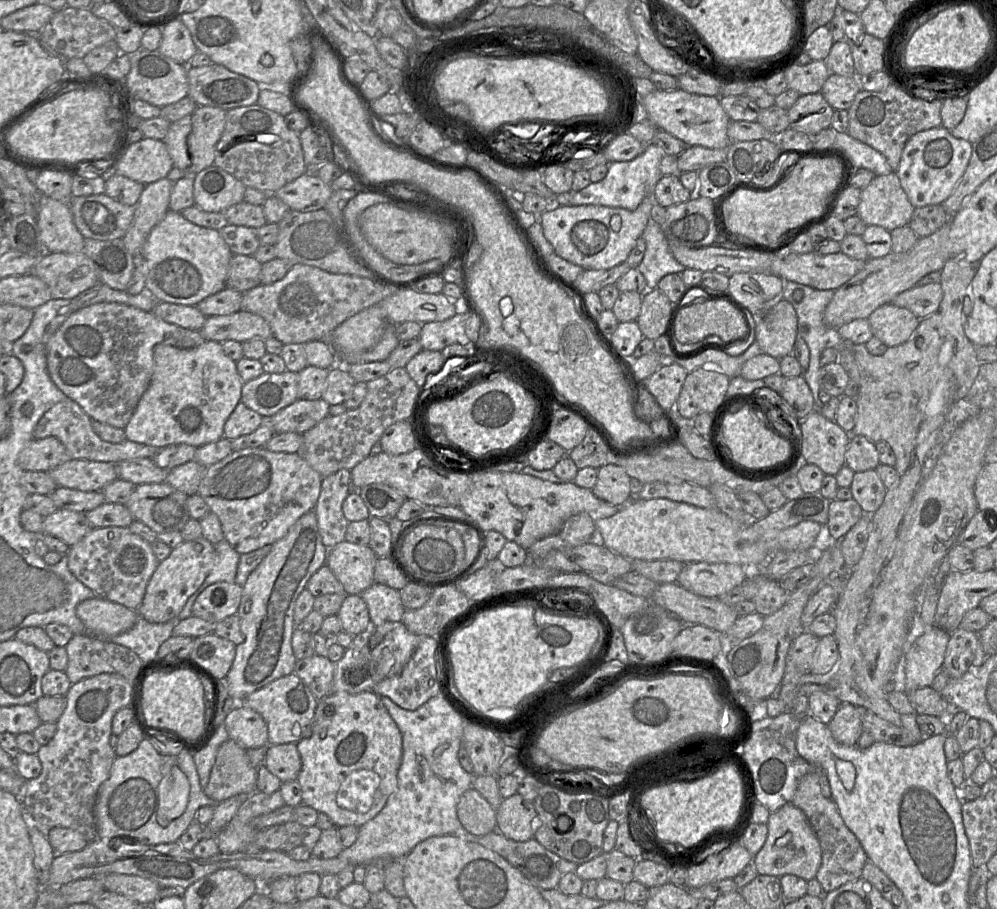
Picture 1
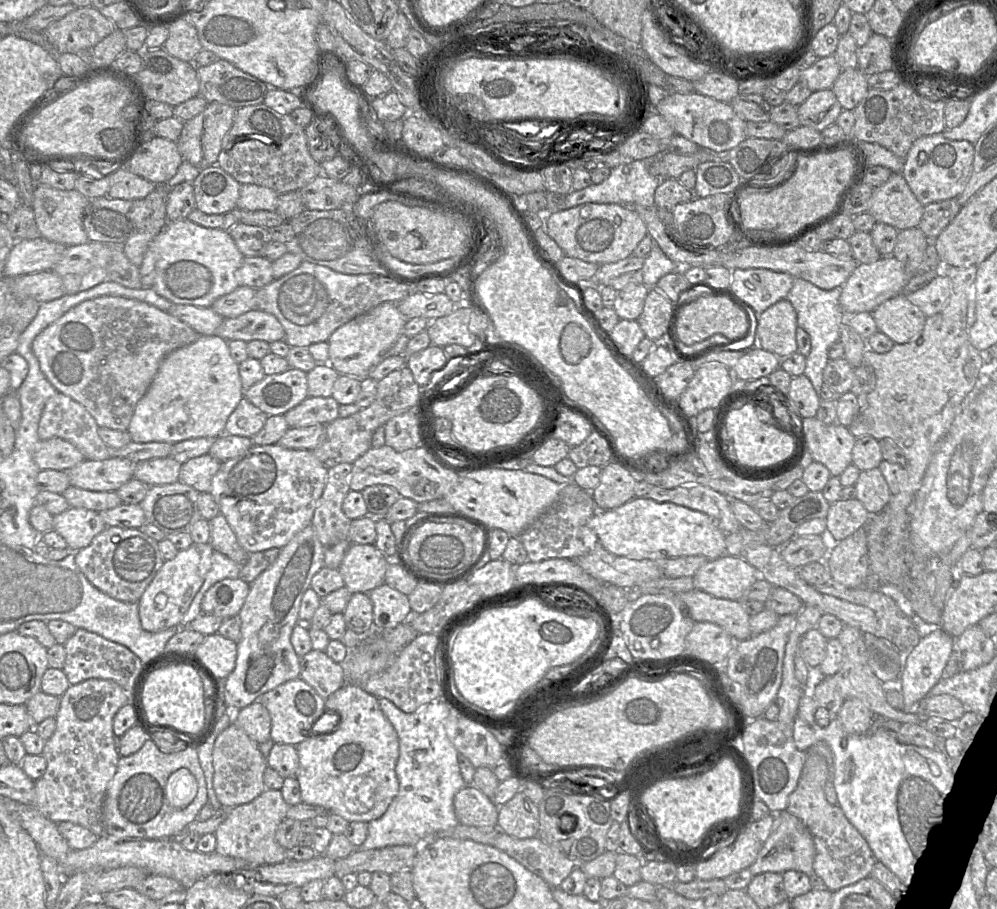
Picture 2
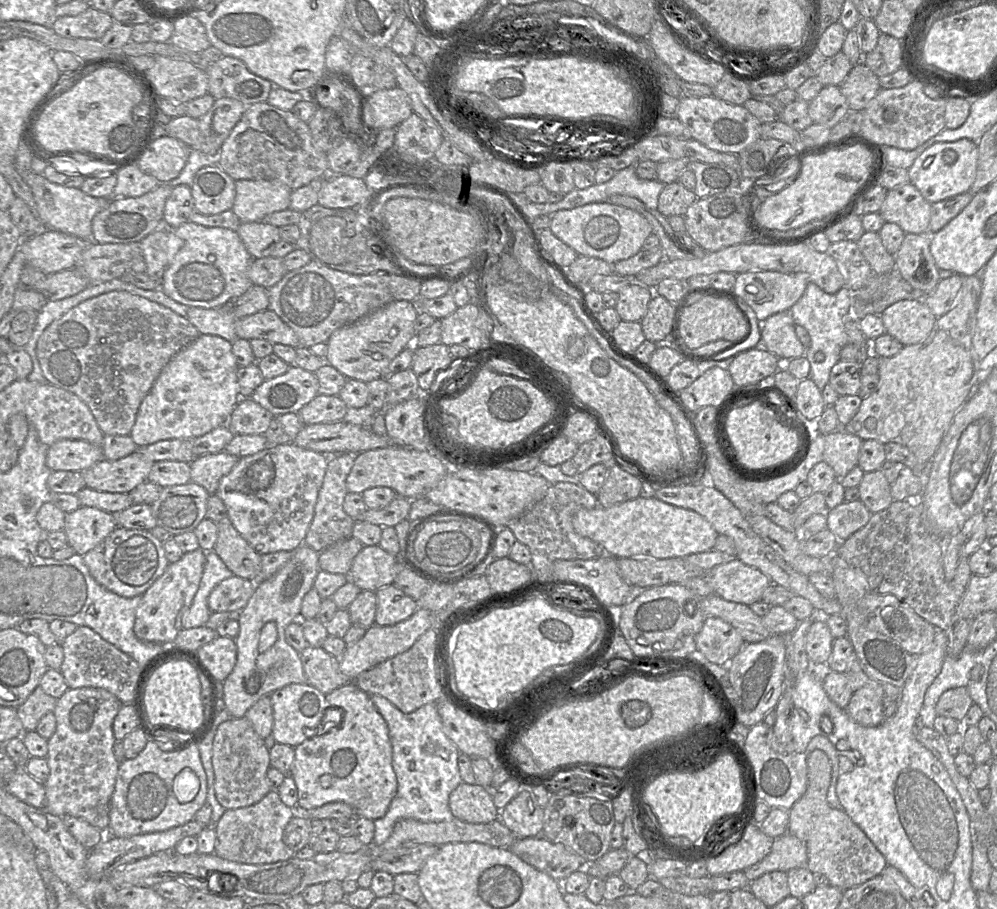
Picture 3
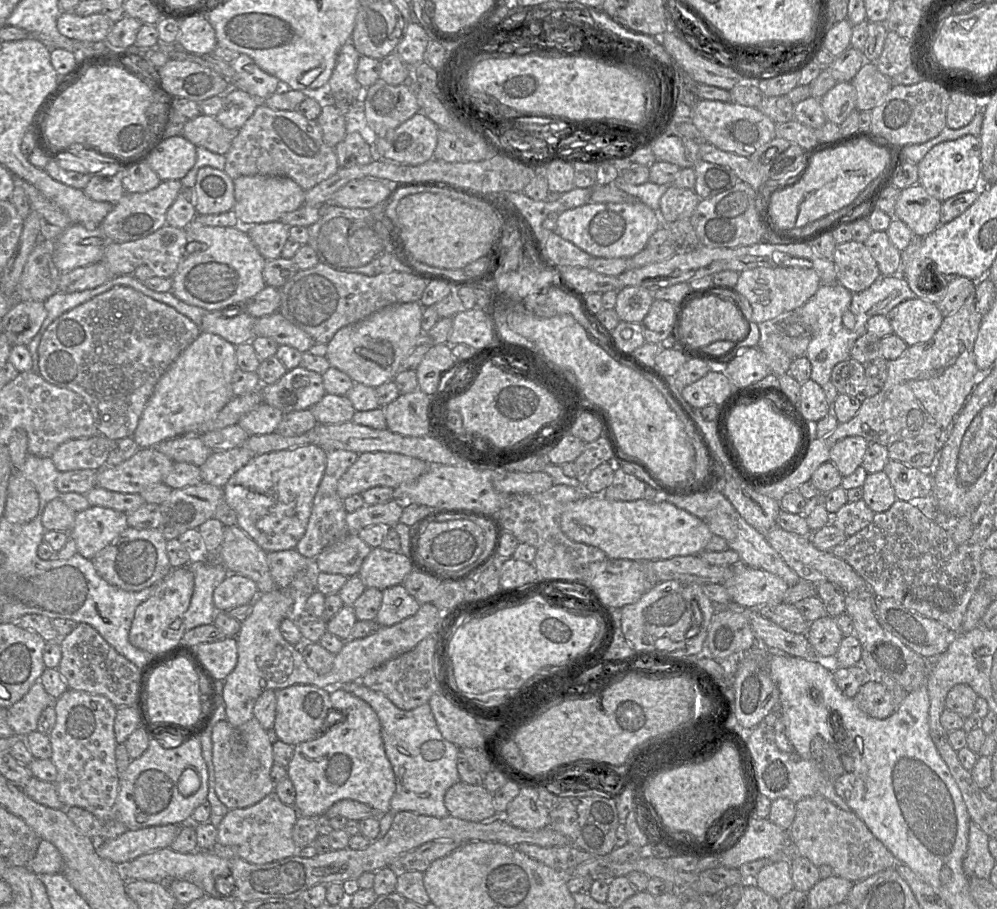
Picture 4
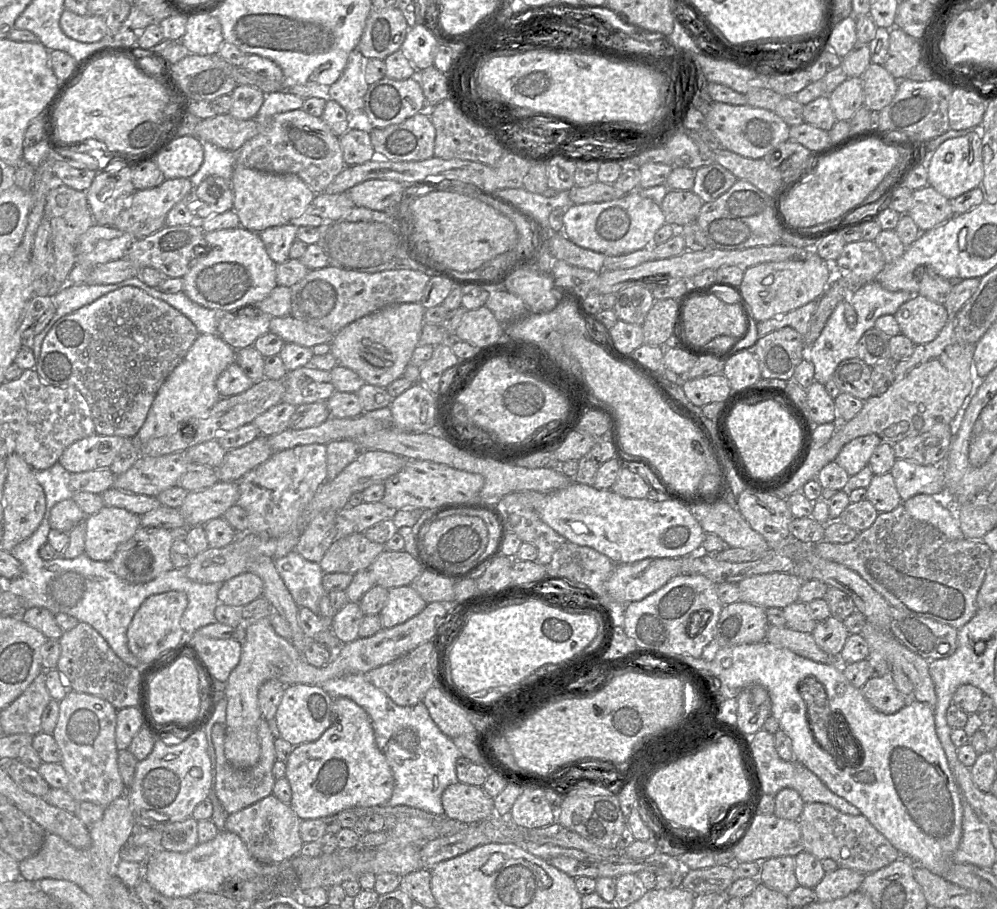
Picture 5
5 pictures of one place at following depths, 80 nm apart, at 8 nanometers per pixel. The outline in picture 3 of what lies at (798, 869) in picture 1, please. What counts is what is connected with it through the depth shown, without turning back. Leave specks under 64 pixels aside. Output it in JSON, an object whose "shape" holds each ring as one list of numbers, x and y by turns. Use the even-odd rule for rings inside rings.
{"shape":[[785,833,774,838,770,852,762,860,744,870,744,873,749,882,752,882,765,873,788,872,793,868,807,868,807,849,797,837]]}

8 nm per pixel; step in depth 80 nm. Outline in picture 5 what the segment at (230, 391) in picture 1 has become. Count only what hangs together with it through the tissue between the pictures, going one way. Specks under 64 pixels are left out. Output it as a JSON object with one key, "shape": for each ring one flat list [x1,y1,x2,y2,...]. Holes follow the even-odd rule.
{"shape":[[199,334,184,359,170,373,158,390,148,411,146,420,136,436,137,443,172,433,179,424,190,419,206,416,221,399,216,387,219,375,233,362,236,350,218,334]]}

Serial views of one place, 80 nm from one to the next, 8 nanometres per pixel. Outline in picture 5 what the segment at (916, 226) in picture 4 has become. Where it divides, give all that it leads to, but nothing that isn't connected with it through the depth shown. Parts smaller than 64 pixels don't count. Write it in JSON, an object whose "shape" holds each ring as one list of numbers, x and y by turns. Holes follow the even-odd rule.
{"shape":[[931,186,913,191,907,214,921,232,926,232,954,216,950,200]]}

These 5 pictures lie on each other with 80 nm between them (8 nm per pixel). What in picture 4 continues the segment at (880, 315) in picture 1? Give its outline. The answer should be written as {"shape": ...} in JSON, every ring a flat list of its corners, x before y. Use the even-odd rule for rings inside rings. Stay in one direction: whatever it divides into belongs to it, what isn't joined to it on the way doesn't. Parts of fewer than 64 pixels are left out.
{"shape":[[918,297,901,302,887,317,893,333,908,346,931,339,944,318,937,304]]}

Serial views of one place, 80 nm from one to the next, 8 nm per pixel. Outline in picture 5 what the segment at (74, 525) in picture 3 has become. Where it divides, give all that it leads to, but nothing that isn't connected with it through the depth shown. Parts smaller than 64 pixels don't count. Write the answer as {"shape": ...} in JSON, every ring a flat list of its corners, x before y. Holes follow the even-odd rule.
{"shape":[[104,506,99,512,86,516,85,554,94,561,108,562,118,547,127,542,141,527,140,517,122,508]]}

